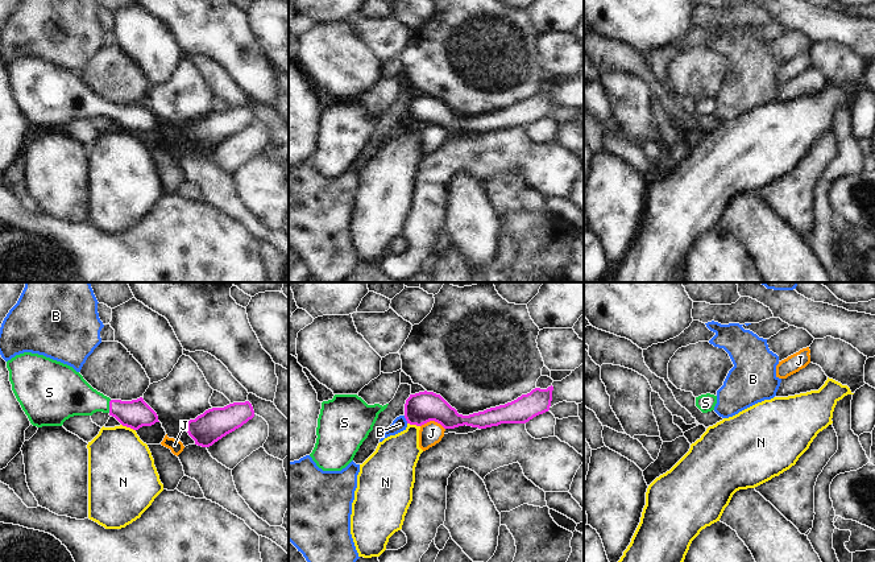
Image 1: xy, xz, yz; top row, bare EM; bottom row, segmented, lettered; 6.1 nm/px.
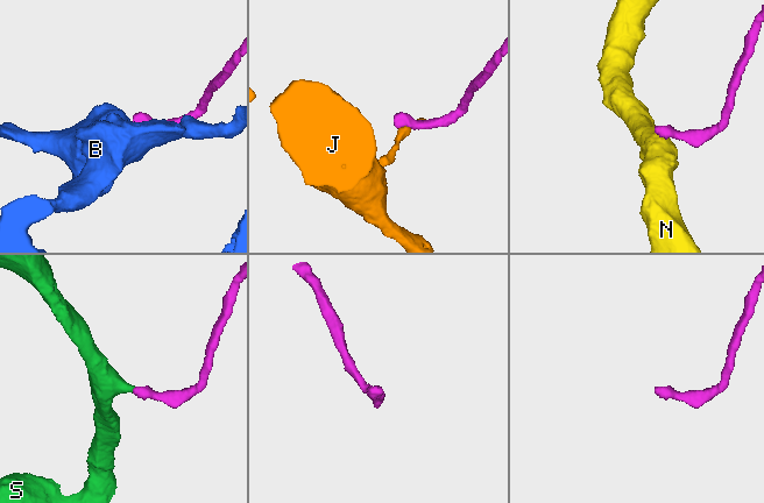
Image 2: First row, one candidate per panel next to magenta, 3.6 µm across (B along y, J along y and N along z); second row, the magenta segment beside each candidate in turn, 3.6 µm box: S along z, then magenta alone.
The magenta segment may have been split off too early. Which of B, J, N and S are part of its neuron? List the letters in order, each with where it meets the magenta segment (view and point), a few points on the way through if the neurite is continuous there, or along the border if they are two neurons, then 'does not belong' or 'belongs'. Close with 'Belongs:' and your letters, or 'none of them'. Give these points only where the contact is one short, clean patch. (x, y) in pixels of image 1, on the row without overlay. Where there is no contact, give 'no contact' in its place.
B: contact xz (406, 124); border xz (403, 120), (407, 127); does not belong
J: contact xz (432, 124); border xz (421, 129), (436, 125), (444, 133); does not belong
N: contact xy (128, 131); border xy (121, 128), (135, 135); does not belong
S: contact xy (110, 111); way xy (136, 118), (127, 118), (110, 111), (71, 99); belongs
Belongs: S

